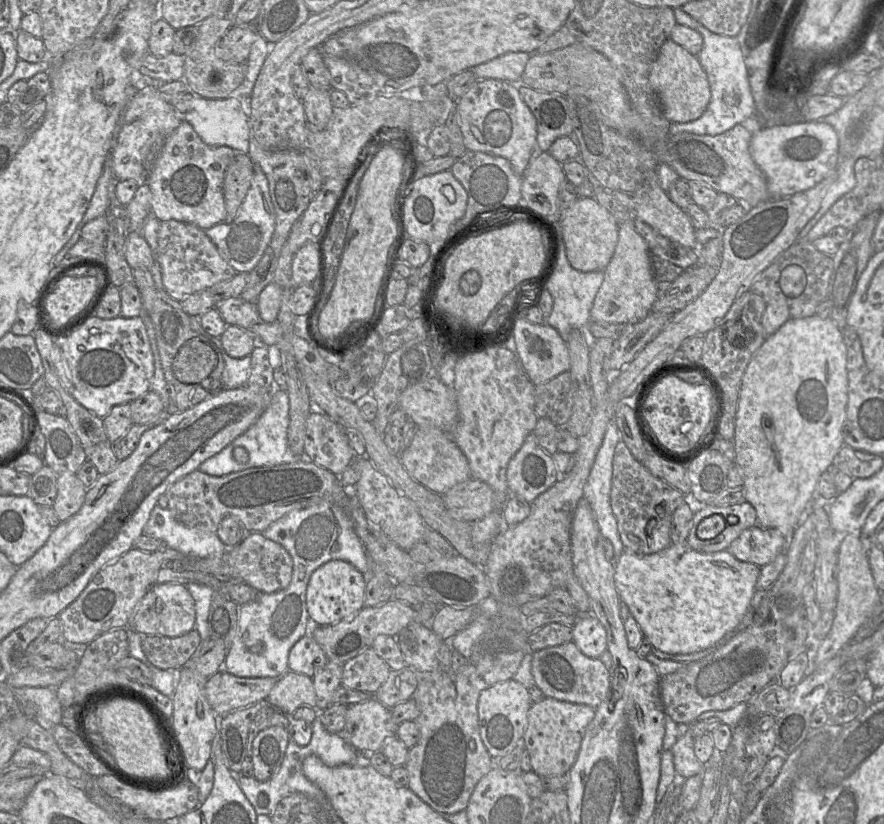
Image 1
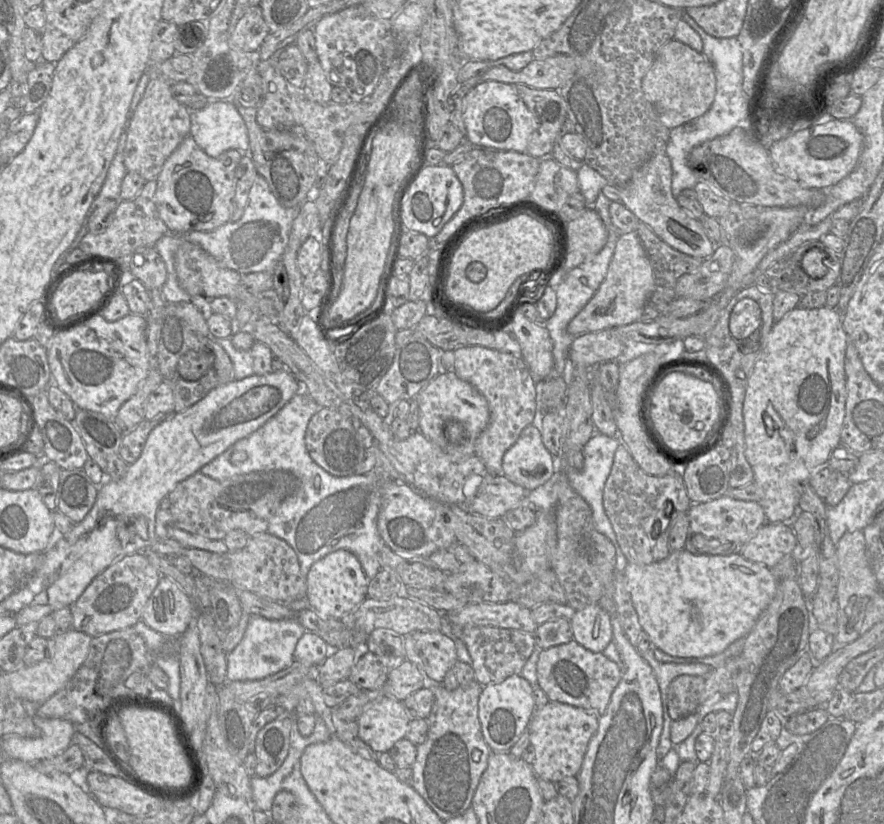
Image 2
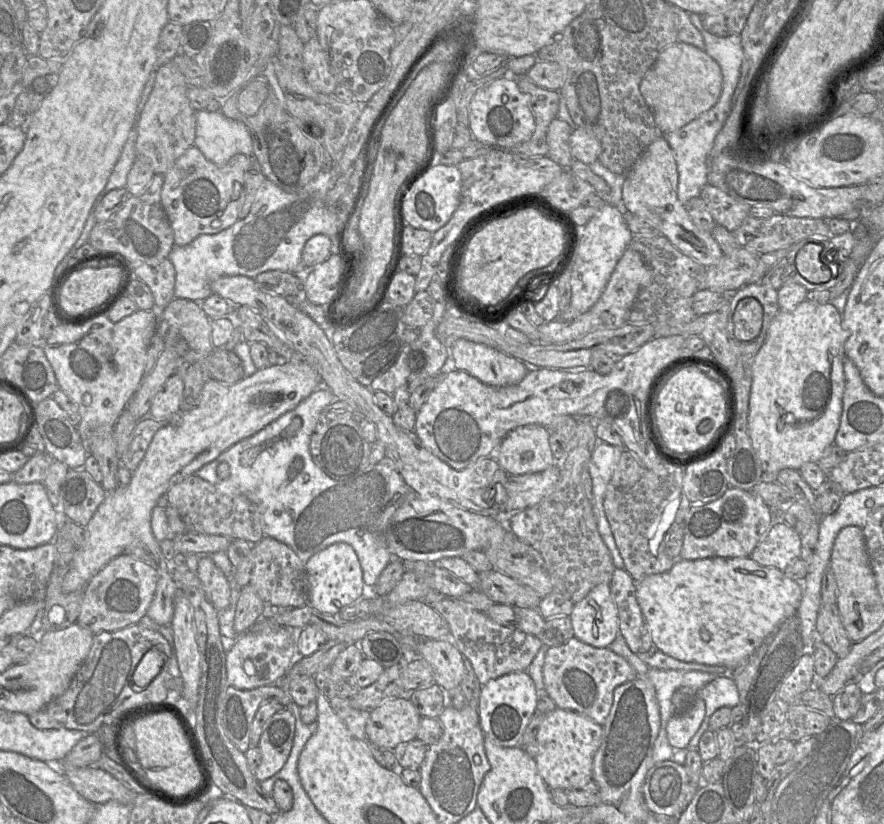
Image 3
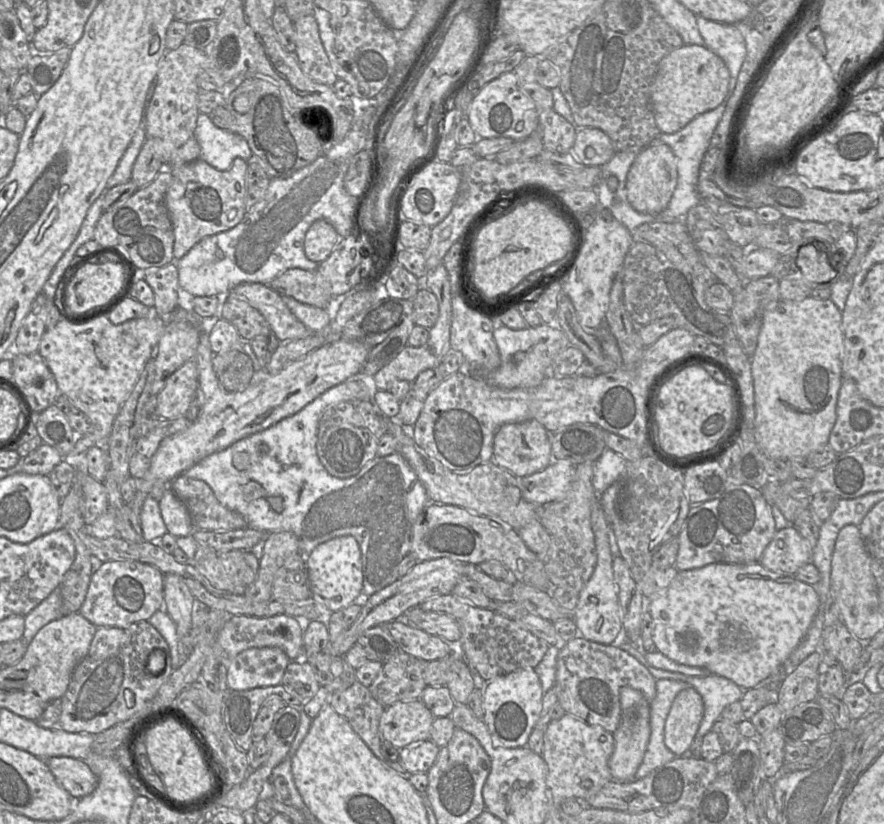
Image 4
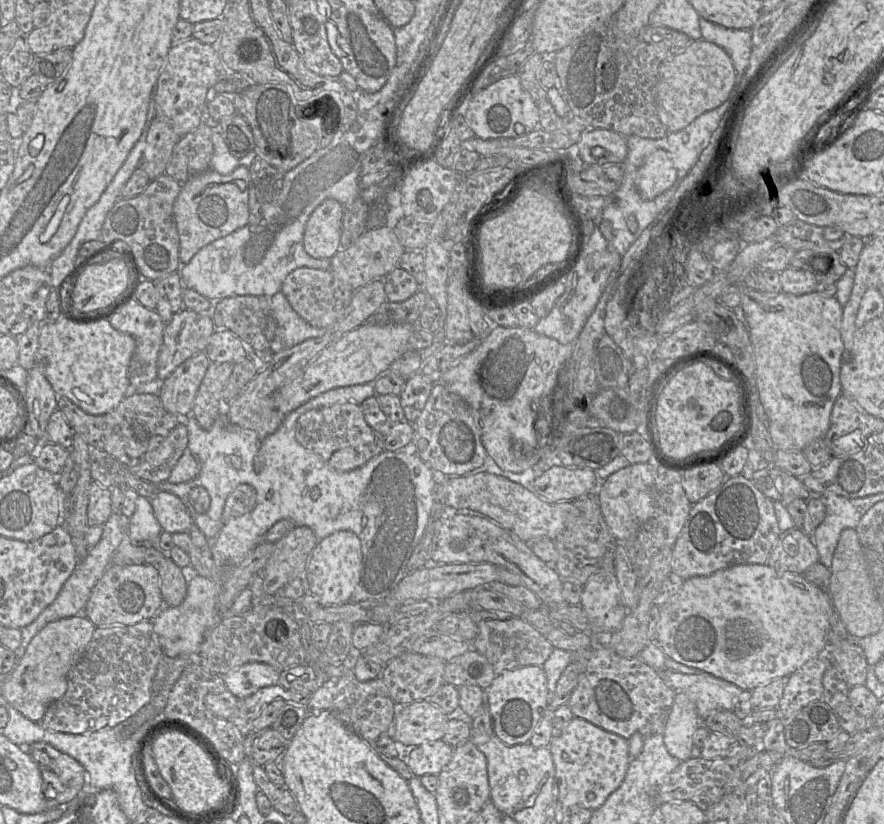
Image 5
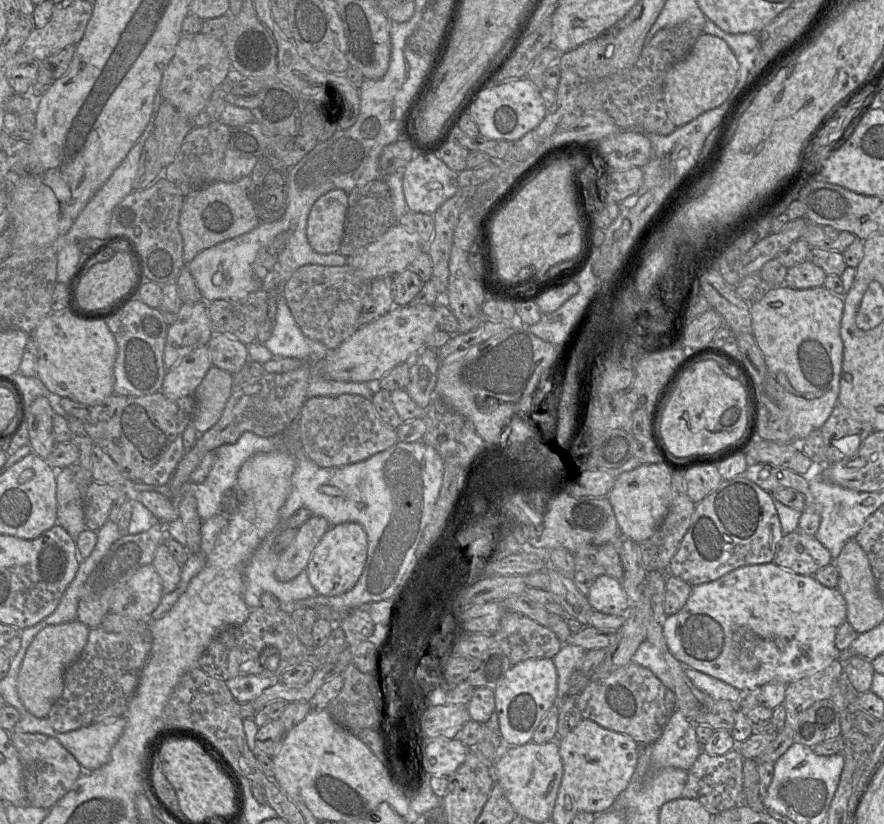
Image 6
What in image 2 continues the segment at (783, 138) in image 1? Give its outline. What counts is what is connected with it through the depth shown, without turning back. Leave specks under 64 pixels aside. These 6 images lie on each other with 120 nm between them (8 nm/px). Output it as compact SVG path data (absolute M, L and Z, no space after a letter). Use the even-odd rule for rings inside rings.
M833 119L796 132L775 142L769 149L770 156L778 173L796 181L806 189L827 190L846 177L855 167L863 146L862 135L851 120Z

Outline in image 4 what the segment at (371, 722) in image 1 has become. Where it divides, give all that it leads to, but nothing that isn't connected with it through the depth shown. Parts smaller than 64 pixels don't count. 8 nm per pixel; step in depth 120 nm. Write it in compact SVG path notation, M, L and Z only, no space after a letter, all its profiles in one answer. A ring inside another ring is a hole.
M421 700L396 702L385 708L379 733L383 741L402 749L429 740L434 718Z

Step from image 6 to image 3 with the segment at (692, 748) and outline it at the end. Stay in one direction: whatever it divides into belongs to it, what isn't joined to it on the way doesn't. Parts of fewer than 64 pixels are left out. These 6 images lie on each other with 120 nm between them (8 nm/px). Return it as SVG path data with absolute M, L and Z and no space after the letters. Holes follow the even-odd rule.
M696 696L692 705L683 713L675 714L667 724L667 738L670 745L686 749L692 737L700 728L706 713L704 700Z

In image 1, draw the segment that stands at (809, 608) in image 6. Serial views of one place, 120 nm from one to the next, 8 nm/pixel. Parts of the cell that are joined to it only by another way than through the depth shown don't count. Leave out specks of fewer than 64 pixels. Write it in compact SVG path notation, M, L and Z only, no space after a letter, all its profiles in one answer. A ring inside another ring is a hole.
M686 541L671 544L649 555L624 550L614 566L614 581L620 600L628 606L644 637L653 647L668 654L690 654L718 646L745 615L756 591L761 568L738 560L728 550L713 553L696 551Z

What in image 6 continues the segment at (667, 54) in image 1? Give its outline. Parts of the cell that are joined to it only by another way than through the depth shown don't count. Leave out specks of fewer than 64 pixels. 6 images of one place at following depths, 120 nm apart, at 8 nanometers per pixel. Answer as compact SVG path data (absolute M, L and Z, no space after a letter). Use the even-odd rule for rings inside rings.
M702 33L691 50L668 70L664 79L664 103L674 125L681 127L725 102L736 84L738 71L739 64L728 44L717 36Z

